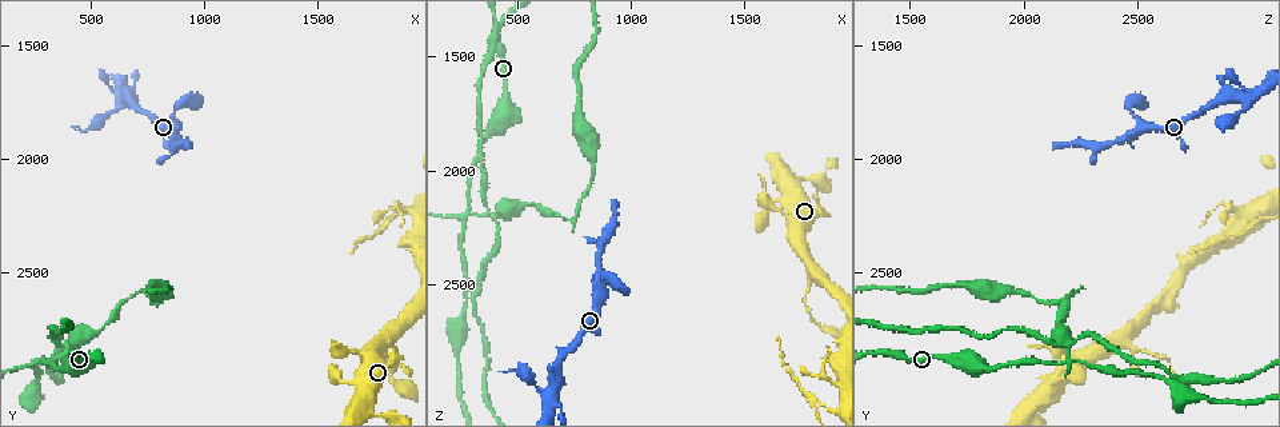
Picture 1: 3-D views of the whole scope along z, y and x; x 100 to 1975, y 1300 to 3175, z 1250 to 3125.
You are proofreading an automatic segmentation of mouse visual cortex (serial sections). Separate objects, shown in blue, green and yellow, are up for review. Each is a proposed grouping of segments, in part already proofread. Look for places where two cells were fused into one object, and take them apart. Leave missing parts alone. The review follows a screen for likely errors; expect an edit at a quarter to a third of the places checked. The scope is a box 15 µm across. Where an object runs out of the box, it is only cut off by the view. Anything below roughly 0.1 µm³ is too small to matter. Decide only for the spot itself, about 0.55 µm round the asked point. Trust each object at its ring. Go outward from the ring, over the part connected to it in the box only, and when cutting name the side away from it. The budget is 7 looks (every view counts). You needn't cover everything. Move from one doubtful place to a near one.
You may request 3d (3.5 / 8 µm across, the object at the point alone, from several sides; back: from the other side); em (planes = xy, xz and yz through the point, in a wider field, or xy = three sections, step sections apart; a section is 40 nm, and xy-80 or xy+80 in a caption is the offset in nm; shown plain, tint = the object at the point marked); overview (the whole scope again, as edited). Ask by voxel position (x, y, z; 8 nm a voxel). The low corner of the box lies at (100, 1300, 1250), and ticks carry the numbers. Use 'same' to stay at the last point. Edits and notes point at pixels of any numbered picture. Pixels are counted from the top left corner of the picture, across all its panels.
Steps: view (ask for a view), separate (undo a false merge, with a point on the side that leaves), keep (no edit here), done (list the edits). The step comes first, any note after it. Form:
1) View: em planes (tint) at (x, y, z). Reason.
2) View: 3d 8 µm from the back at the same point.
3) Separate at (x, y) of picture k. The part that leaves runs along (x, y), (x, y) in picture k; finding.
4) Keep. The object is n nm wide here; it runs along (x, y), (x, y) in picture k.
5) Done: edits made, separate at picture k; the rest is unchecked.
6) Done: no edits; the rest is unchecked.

View: 3d 3.5 µm at (870, 1860, 2530). A narrow waist.

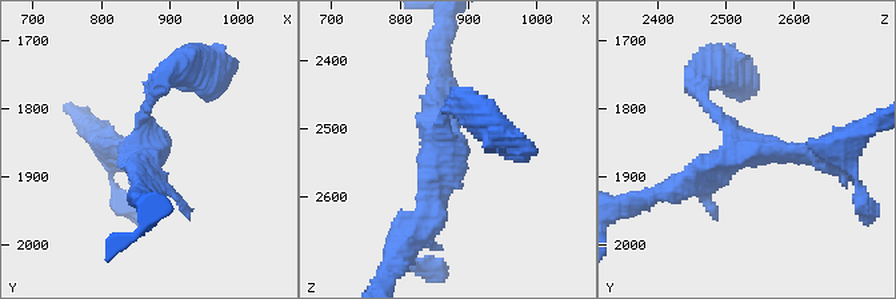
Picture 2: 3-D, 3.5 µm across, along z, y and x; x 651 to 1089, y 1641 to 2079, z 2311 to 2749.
View: em xy step 2 (tint) at (870, 1860, 2525). Shape alone is not enough.

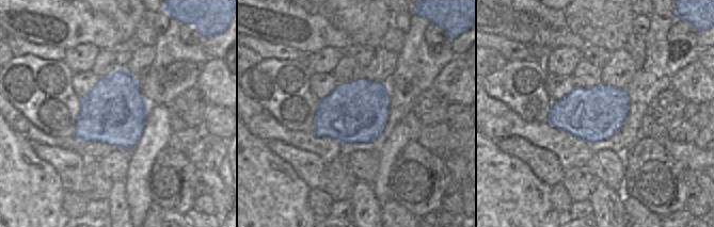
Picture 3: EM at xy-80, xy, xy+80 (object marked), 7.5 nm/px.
View: em xy step 3 (tint) at the same point. Another direction.

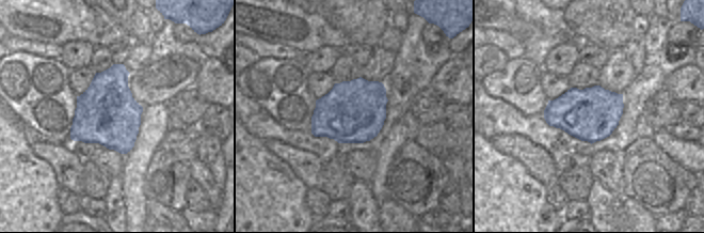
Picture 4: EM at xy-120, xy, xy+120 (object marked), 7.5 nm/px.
Keep. Continuous, no second cell.

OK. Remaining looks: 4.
View: 3d 3.5 µm at (640, 1760, 2970). Abrupt turn.

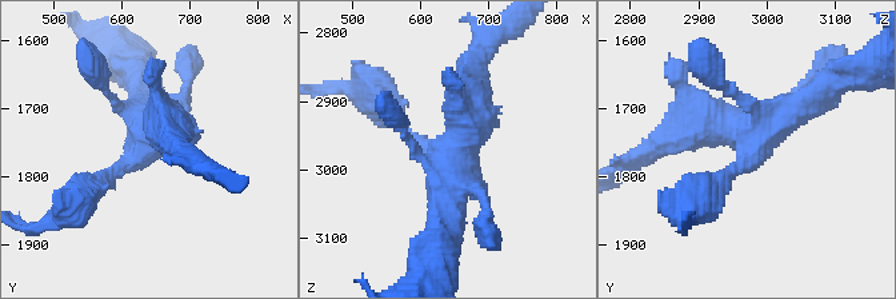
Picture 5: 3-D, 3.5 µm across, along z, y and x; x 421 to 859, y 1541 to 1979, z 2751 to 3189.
Keep. It runs along (171, 140), (163, 128), (94, 190) in picture 5; one cell here.

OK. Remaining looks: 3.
View: 3d 8 µm from the back at (1800, 2800, 2430). Thin arm on a thick one.

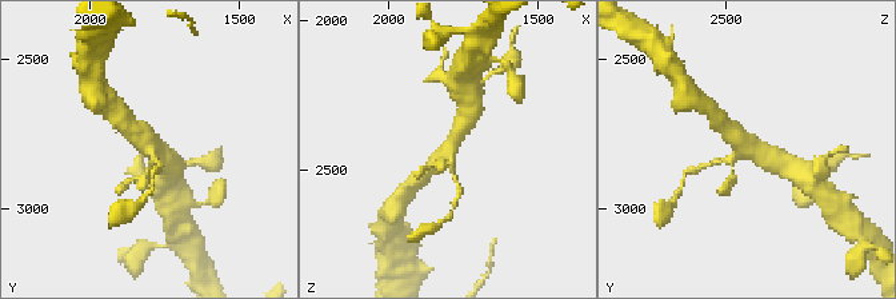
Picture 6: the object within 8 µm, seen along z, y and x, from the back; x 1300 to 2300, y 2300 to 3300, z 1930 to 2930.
View: 3d 3.5 µm at (1790, 2780, 2430). Closer look.

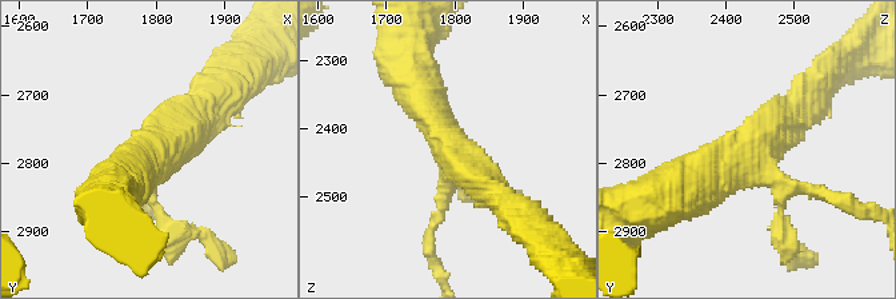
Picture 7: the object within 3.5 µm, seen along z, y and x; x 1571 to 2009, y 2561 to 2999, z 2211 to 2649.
View: em xy step 5 (tint) at (1795, 2790, 2425). Shape alone is not enough.

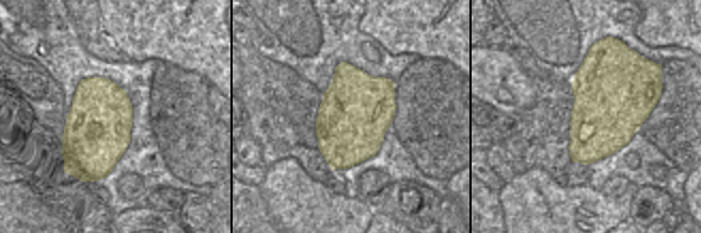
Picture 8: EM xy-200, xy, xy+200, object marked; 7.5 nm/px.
Keep. The object is 550 nm wide here; it runs along (414, 83), (447, 144), (504, 202) in picture 7; one cell here.

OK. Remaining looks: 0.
Done: no edits; the rest is unchecked.

